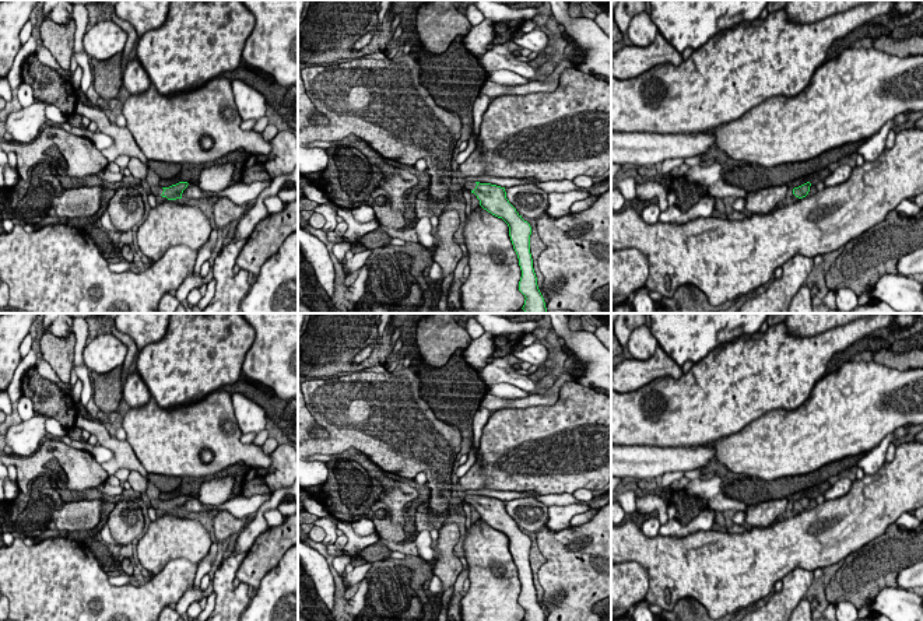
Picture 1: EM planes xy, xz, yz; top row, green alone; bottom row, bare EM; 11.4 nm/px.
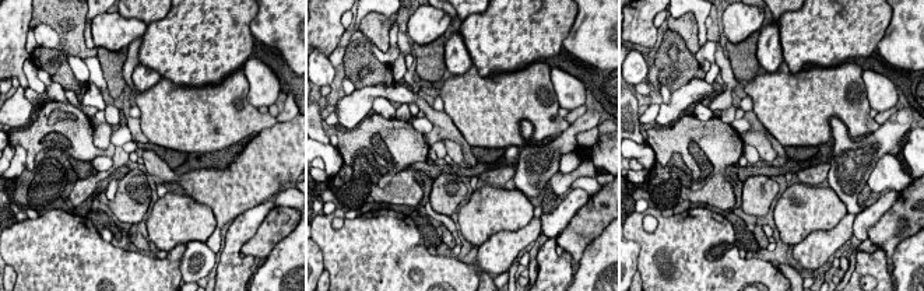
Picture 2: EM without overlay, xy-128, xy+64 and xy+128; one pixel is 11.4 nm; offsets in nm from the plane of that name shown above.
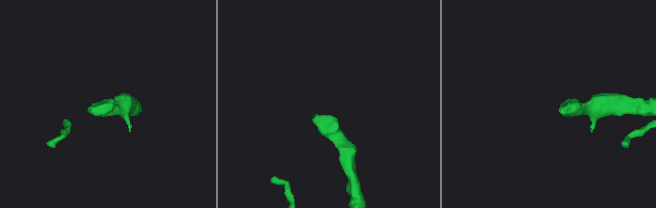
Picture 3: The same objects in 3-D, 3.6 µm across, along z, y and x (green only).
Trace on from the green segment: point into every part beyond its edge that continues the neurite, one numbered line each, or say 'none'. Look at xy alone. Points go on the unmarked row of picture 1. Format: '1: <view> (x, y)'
1: xy (153, 493)

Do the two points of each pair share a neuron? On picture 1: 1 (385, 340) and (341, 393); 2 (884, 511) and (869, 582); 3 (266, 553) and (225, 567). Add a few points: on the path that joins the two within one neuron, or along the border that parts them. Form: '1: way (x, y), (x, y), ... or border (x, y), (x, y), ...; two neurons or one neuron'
1: border (362, 369), (343, 372), (326, 379); two neurons
2: border (894, 522), (883, 533), (849, 553); two neurons
3: border (248, 551), (235, 576); two neurons

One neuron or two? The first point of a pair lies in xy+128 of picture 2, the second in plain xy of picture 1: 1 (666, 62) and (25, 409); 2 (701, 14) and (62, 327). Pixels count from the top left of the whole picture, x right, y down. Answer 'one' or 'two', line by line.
1: two
2: one

